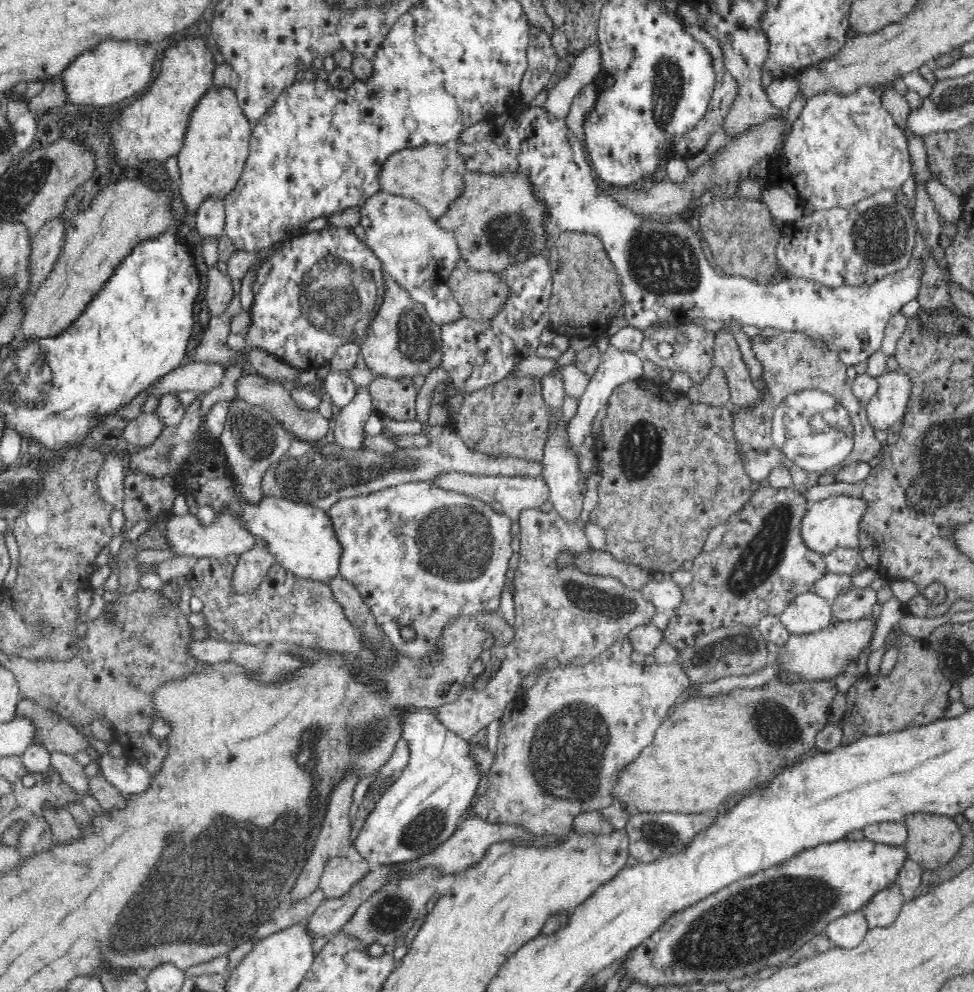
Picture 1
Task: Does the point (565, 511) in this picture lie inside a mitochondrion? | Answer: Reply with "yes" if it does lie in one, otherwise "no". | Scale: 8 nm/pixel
no

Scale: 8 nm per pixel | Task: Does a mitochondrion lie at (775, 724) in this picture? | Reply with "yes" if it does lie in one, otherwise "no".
yes

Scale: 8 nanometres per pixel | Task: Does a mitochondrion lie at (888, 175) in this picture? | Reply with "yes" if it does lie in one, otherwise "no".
no

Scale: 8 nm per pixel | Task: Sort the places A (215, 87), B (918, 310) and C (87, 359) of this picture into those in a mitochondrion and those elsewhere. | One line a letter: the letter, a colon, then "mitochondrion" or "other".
A: other
B: other
C: other

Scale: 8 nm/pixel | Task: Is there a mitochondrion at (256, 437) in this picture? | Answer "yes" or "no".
yes

